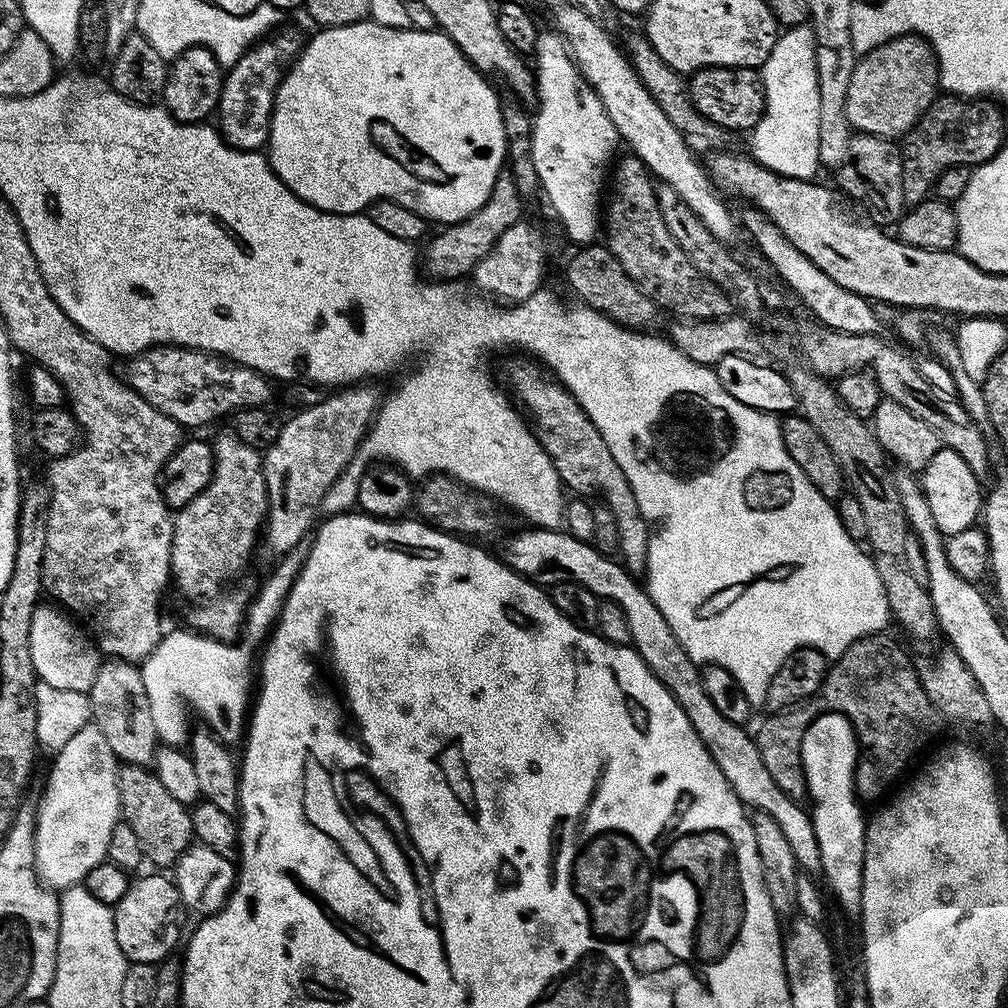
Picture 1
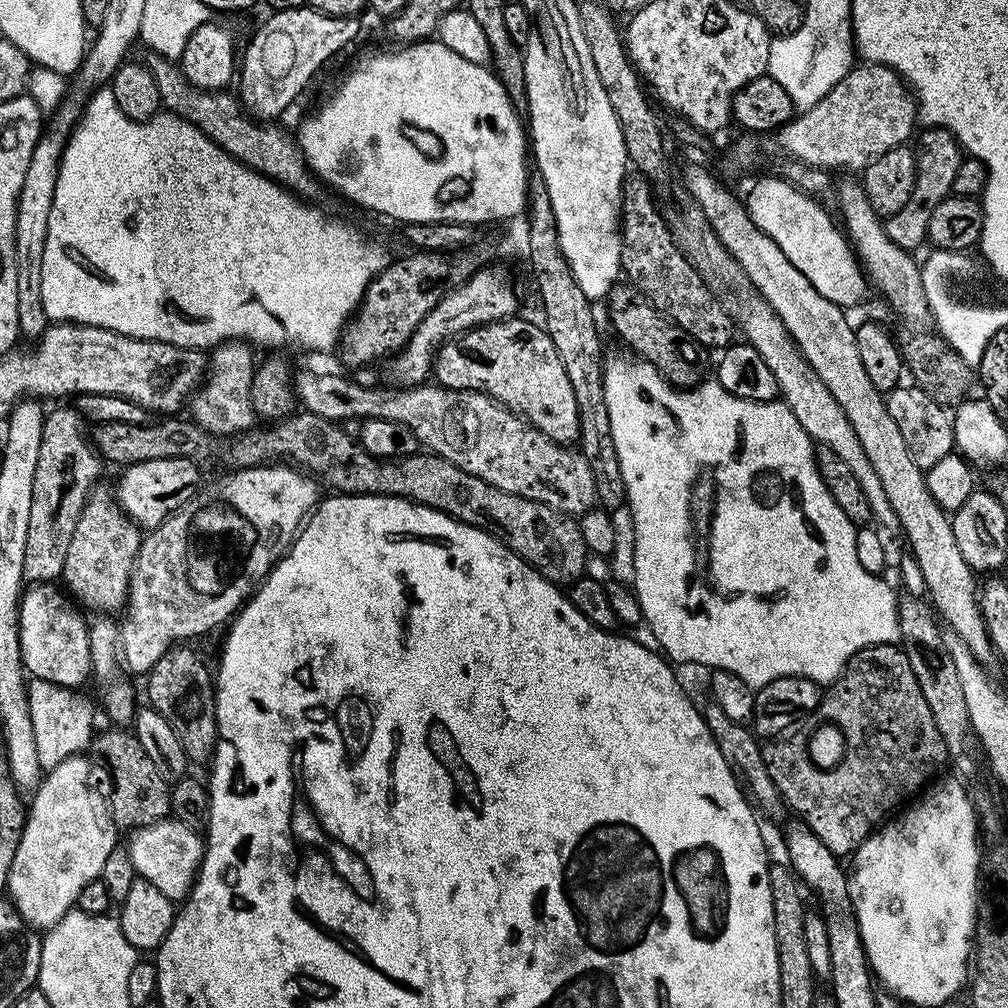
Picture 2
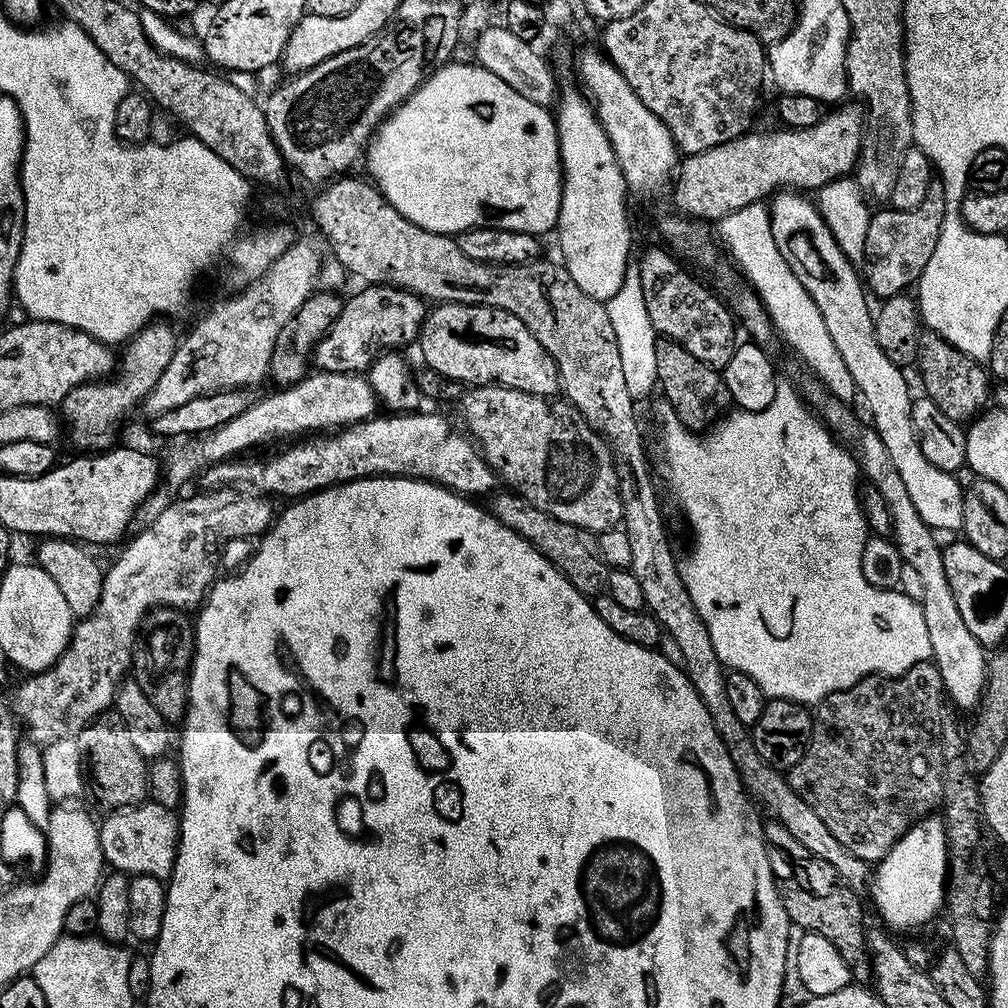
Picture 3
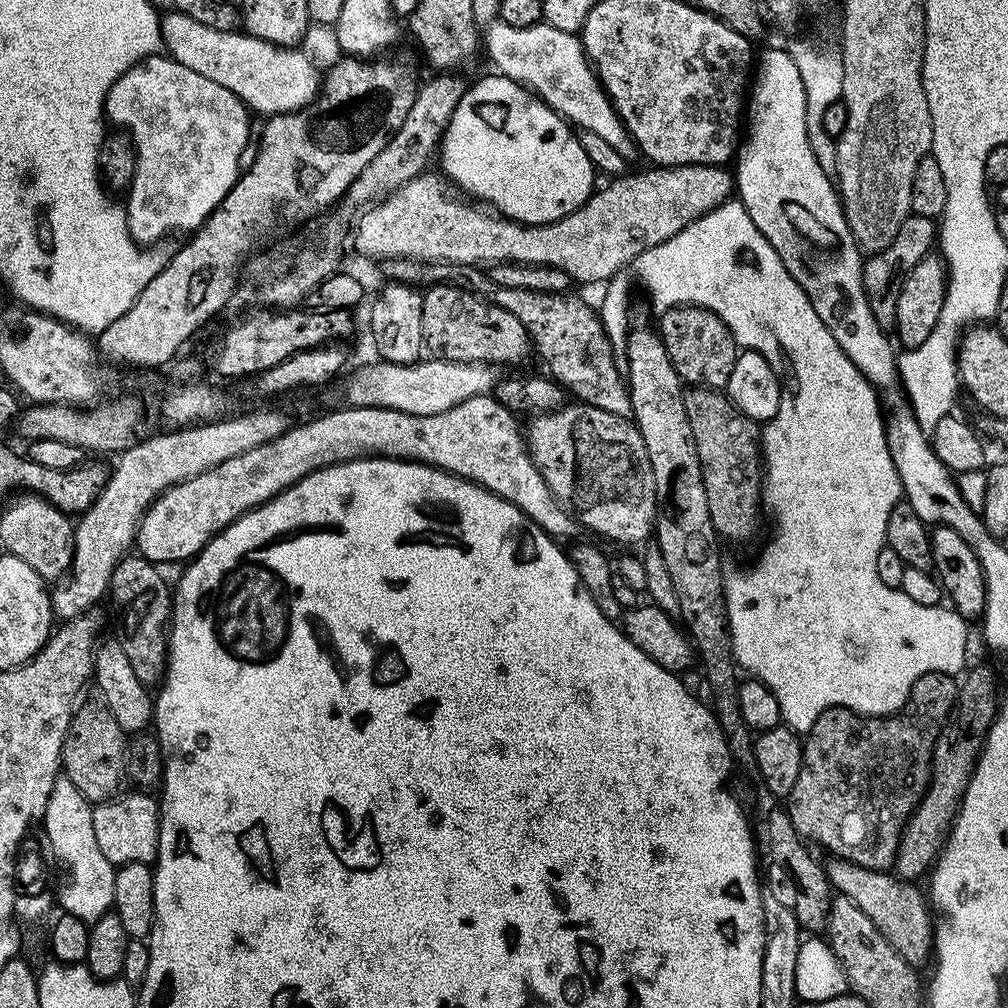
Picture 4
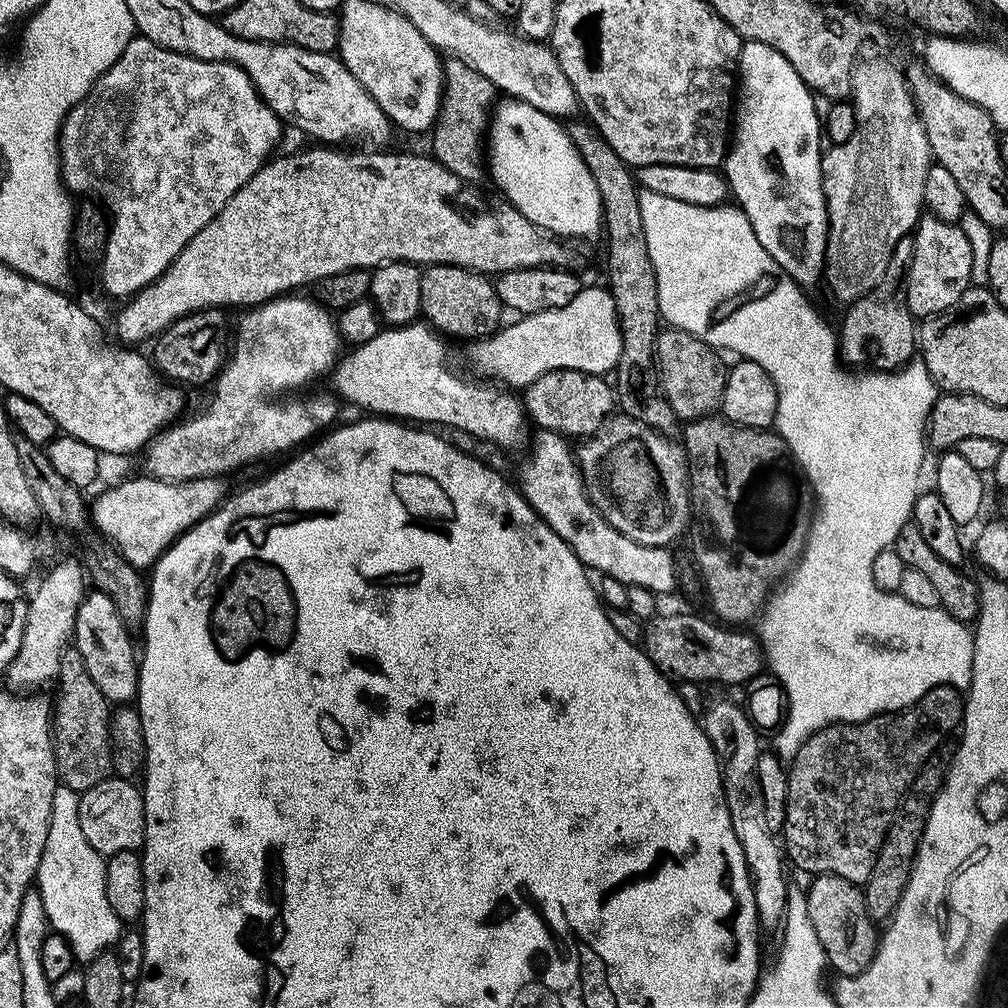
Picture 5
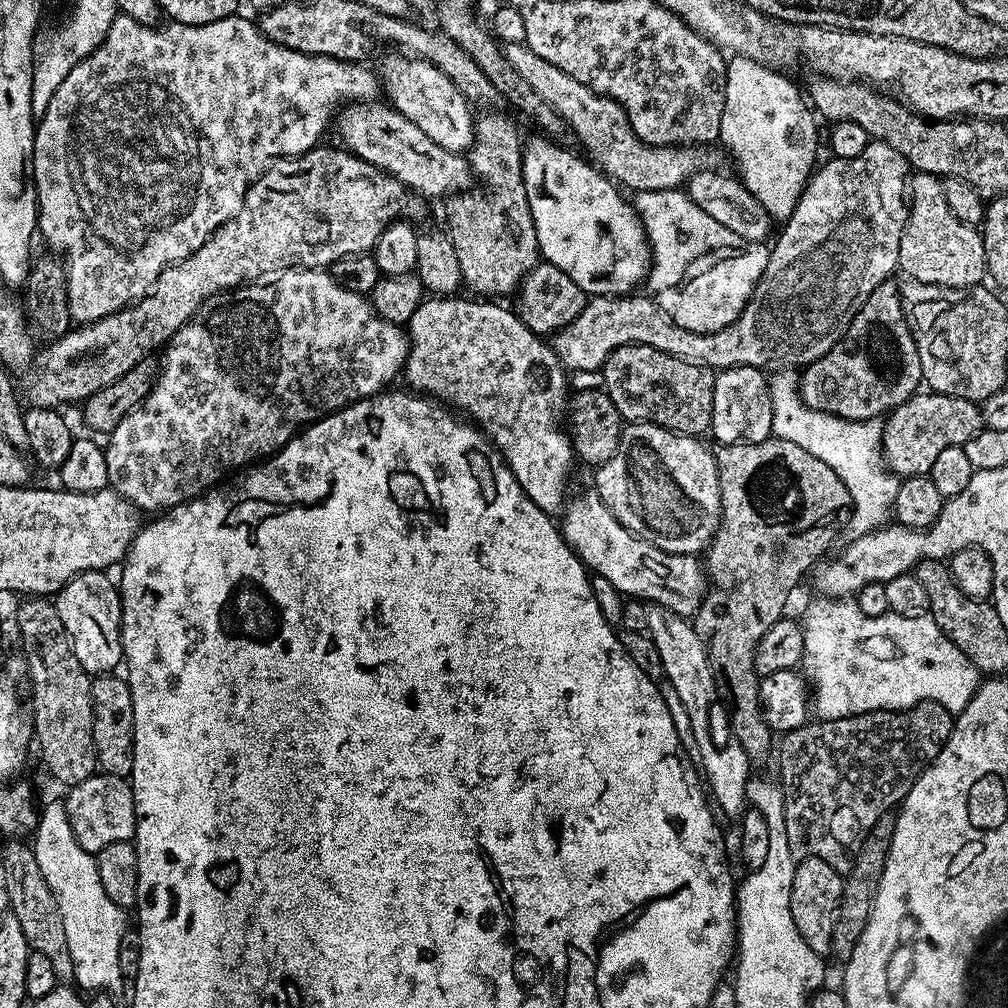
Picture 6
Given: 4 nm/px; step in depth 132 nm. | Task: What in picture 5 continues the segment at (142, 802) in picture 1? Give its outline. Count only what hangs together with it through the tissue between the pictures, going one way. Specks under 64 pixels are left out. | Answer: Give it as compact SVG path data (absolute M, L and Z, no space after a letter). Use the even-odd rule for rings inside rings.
M74 646L65 648L60 655L54 687L52 749L56 755L56 775L63 787L82 794L113 775L108 729L110 705L102 690L94 686L94 678L90 678L90 670L86 670L86 662L82 662L82 654Z

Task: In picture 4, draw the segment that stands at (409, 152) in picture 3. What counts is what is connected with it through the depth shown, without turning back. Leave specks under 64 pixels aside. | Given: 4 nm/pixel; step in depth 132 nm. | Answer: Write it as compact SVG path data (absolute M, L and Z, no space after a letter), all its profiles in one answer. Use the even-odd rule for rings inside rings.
M499 74L491 75L492 76L482 77L477 84L469 83L467 87L465 87L461 100L458 102L457 108L454 110L453 116L448 122L448 128L445 129L443 139L438 145L438 160L440 156L441 164L439 167L442 169L443 175L447 177L461 193L467 194L469 197L491 206L495 211L499 212L501 216L508 216L511 220L517 220L523 224L549 224L555 220L560 220L563 216L570 214L574 210L578 210L588 201L589 196L591 196L594 191L594 183L592 184L594 169L590 158L586 158L586 150L582 150L582 146L578 142L576 132L573 131L563 116L558 115L553 108L549 108L539 96L521 87L517 81L510 79L509 76Z

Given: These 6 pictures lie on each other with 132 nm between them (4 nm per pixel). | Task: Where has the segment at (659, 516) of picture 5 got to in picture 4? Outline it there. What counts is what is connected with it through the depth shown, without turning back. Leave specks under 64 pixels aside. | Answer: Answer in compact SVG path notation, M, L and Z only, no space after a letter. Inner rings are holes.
M568 402L533 416L536 417L526 424L528 453L556 501L575 513L583 527L585 524L590 531L616 544L640 544L647 536L649 539L656 523L658 501L650 454L646 454L646 442L642 442L642 434L635 423L583 402Z

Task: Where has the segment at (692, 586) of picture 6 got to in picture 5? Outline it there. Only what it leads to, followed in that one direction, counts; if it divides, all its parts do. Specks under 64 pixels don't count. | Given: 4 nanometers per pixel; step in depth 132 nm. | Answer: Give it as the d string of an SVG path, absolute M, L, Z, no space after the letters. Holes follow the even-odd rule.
M540 430L535 433L530 444L532 460L526 461L520 468L518 487L521 496L546 521L550 530L554 530L554 534L558 534L558 538L570 546L585 569L593 573L596 571L600 576L618 578L618 582L630 587L645 587L655 594L674 591L676 560L671 556L671 551L634 542L606 522L584 489L580 461L576 459L573 445L568 444L571 443L556 432Z

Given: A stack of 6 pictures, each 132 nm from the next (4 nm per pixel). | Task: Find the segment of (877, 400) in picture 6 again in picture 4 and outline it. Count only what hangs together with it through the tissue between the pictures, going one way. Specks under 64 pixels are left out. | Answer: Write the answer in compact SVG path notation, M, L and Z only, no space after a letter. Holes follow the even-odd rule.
M910 215L902 226L898 226L898 234L890 246L881 252L873 252L863 261L864 289L866 290L866 302L870 302L870 310L874 318L885 330L896 327L896 315L898 314L898 290L902 290L902 282L922 258L926 258L933 251L938 240L938 224L931 216Z

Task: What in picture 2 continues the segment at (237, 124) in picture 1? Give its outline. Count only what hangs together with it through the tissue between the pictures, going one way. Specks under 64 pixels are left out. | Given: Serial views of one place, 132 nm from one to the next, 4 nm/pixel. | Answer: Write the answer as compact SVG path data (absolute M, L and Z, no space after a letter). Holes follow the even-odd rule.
M310 7L276 10L257 30L238 60L238 95L244 111L261 122L276 122L299 98L316 71L331 56L336 56L360 32L360 20L354 16L334 18Z

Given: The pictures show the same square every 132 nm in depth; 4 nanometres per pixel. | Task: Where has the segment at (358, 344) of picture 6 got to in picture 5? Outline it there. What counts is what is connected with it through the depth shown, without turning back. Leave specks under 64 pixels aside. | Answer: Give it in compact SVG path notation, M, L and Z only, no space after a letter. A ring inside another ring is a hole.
M304 294L275 296L273 300L249 307L239 313L240 321L236 324L236 332L234 328L230 355L225 359L224 366L214 381L216 389L213 390L208 405L197 416L192 416L189 420L181 419L156 435L156 439L146 449L147 475L155 476L158 480L172 480L176 484L183 480L197 480L207 476L224 478L227 477L227 472L232 472L243 464L264 460L275 452L286 451L287 448L295 449L319 437L321 433L331 429L337 423L337 401L331 395L330 397L308 396L305 400L288 400L285 404L279 404L276 401L283 392L304 388L319 376L327 377L342 356L340 329L333 313L315 299L307 300L300 295ZM276 320L280 320L281 326L292 336L279 336L280 328L276 325Z

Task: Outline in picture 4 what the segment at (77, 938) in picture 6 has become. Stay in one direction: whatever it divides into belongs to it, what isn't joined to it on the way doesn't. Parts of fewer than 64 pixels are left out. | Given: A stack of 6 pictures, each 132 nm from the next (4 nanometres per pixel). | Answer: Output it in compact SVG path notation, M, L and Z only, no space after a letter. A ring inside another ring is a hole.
M57 778L54 790L50 790L50 798L46 798L46 810L42 817L44 832L48 835L48 844L52 852L68 867L68 877L64 880L64 889L58 894L58 904L64 912L74 914L74 918L82 918L89 926L113 911L114 878L117 865L102 854L94 835L94 818L91 800L74 786L67 778Z

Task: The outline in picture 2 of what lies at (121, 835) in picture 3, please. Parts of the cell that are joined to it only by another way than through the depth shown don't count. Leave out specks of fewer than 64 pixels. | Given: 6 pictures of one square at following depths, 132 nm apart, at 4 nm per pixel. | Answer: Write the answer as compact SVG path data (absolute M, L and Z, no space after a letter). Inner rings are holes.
M165 818L150 826L142 826L129 836L132 837L126 841L126 847L130 862L134 862L137 877L158 886L158 890L162 890L162 894L174 902L187 900L200 872L205 837L197 829L186 826L175 818Z

